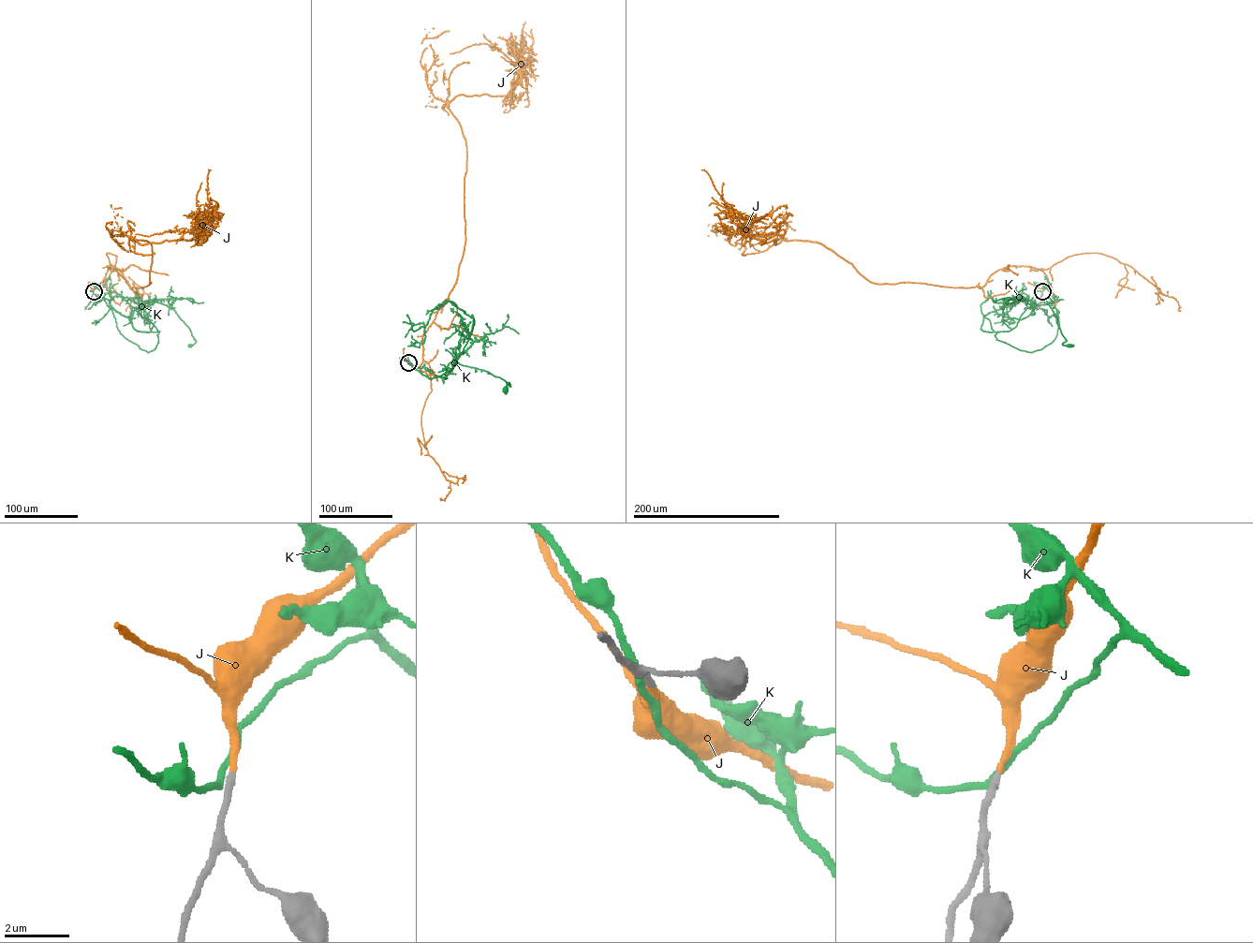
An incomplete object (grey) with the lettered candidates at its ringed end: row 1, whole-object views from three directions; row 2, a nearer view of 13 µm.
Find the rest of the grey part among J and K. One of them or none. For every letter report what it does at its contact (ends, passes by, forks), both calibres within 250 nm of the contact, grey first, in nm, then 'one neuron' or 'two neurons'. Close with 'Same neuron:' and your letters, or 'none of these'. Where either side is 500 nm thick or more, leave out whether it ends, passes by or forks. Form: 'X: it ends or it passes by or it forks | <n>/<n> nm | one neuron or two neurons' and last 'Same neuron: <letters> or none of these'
J: it ends | 220/200 nm | one neuron
K: it passes by | 240/200 nm | two neurons
Same neuron: J

